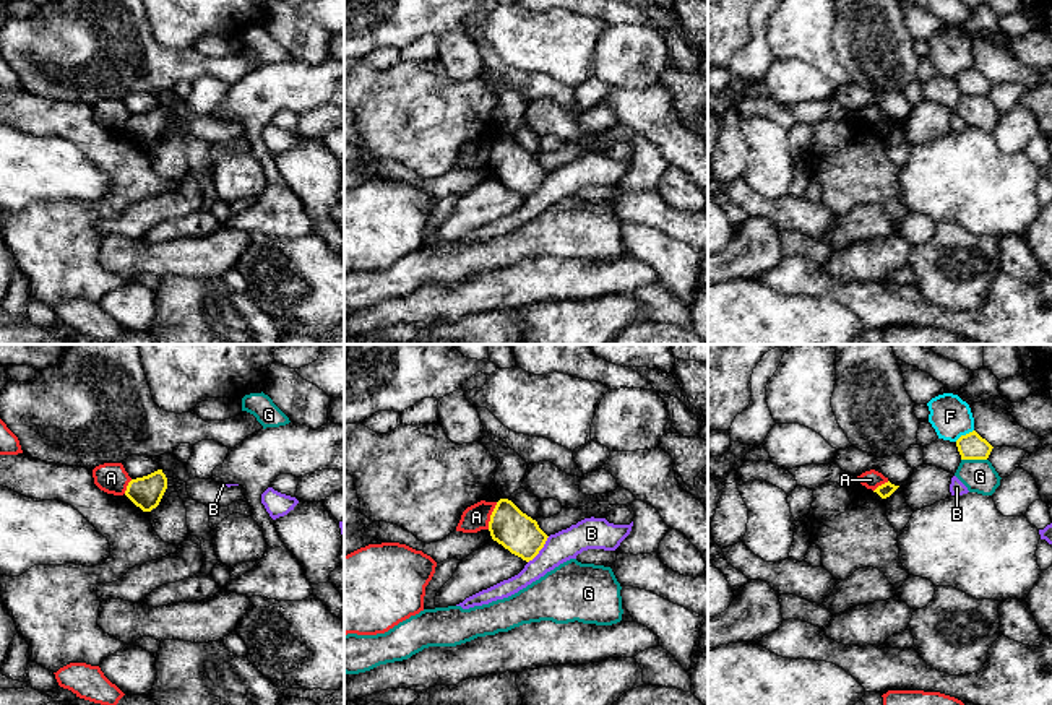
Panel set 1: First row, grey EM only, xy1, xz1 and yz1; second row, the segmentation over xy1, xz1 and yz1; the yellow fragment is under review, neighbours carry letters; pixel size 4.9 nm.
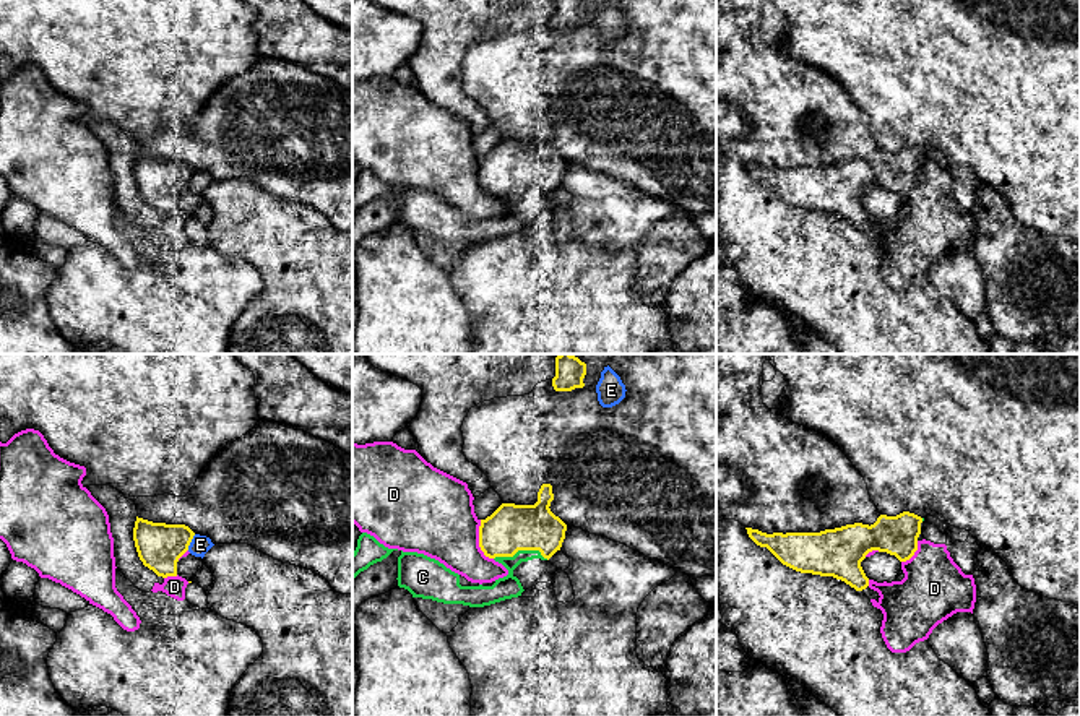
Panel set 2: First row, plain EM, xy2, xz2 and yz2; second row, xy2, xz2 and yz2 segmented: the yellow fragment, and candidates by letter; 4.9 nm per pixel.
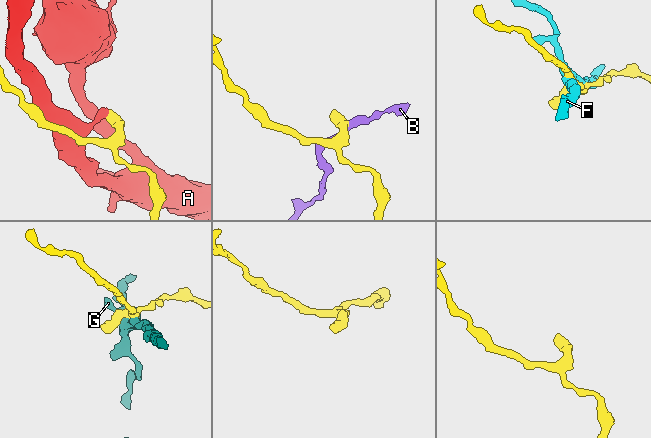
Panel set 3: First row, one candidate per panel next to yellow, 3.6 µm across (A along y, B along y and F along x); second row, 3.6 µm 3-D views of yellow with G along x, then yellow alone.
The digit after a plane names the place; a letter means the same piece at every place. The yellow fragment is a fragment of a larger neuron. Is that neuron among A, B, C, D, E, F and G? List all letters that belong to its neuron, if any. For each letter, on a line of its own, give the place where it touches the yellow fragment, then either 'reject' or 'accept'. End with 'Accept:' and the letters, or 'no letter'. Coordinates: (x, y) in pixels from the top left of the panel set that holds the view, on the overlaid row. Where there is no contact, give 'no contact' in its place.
A: contact xz1 (491, 515); reject
B: contact xz1 (541, 548); reject
C: contact xz2 (522, 549); accept
D: contact xz2 (479, 541); reject
E: contact xy2 (190, 541); reject
F: contact yz1 (963, 436); reject
G: contact yz1 (974, 458); reject
Accept: C

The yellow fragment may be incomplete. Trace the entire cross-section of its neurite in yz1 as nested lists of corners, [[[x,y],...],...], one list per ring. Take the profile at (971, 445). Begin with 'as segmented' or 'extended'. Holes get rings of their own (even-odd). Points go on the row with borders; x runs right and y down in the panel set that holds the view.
as segmented | [[[972,430],[966,435],[961,435],[956,440],[956,447],[958,447],[958,452],[961,455],[961,460],[987,460],[992,448],[994,448],[976,430]]]

